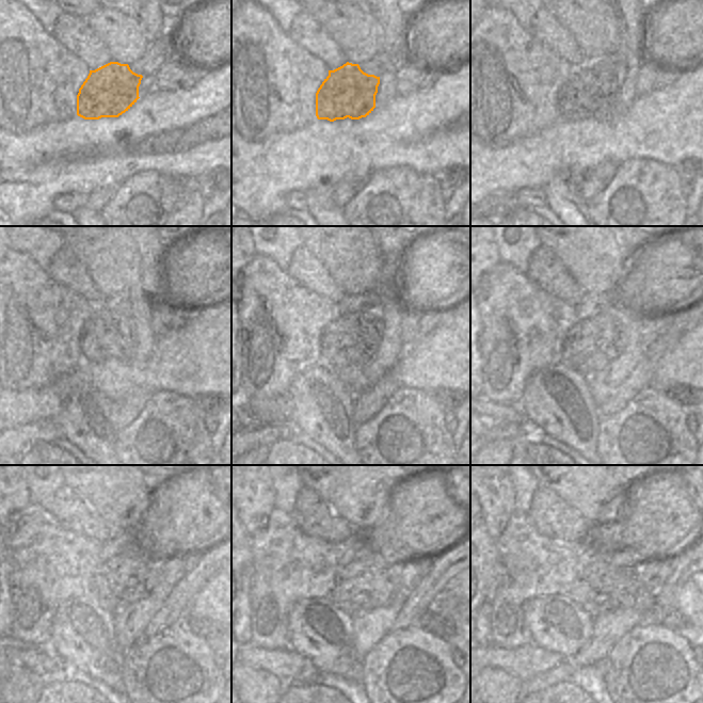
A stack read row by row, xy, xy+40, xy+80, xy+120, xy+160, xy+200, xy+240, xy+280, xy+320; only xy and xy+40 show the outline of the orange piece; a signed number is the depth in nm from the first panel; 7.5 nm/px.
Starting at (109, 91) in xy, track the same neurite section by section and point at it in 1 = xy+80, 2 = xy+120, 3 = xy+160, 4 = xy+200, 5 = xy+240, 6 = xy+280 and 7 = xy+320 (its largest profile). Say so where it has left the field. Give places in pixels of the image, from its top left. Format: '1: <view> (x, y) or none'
1: xy+80 (586, 94)
2: xy+120 (106, 334)
3: xy+160 (352, 338)
4: xy+200 (590, 345)
5: xy+240 (127, 577)
6: xy+280 (364, 584)
7: xy+320 (607, 585)

